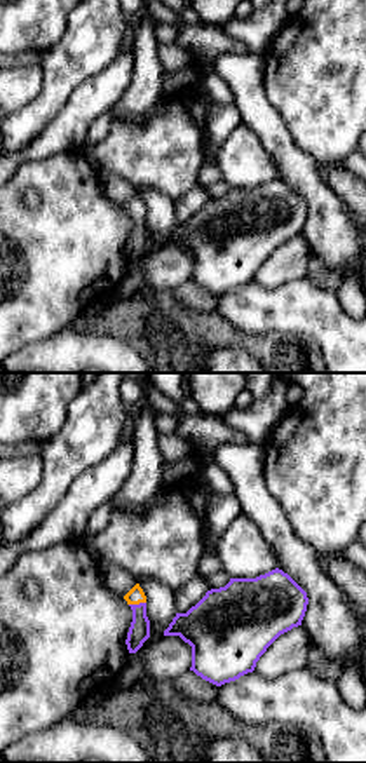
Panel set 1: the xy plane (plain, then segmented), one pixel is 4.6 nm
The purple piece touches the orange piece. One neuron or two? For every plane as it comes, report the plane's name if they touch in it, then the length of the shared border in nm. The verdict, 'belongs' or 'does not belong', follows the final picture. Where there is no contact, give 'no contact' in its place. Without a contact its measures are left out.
meets purple in xy; contact 80 nm long

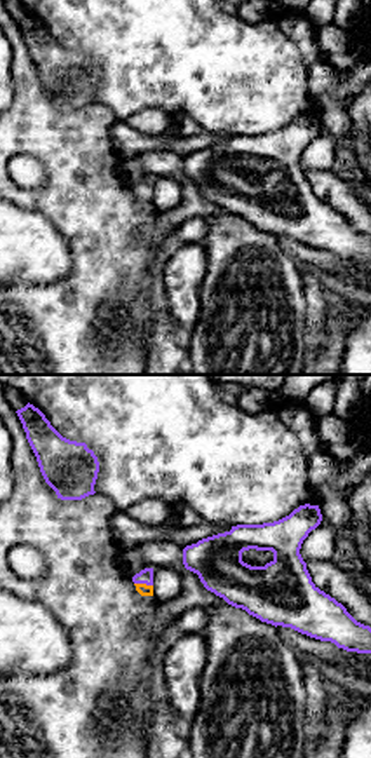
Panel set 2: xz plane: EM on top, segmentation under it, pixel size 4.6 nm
meets purple in xz; contact 90 nm long

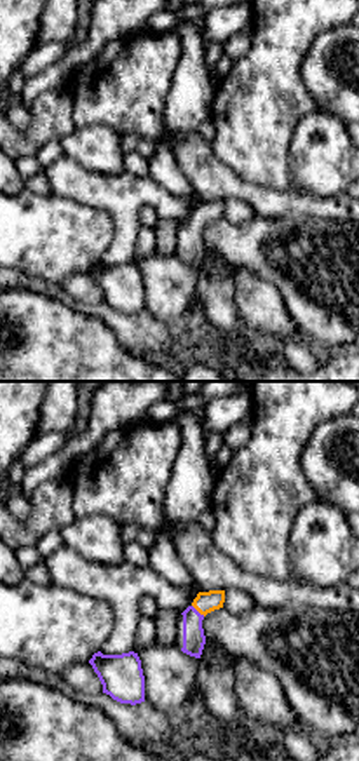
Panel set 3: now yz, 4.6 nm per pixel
meets purple in yz; contact 80 nm long

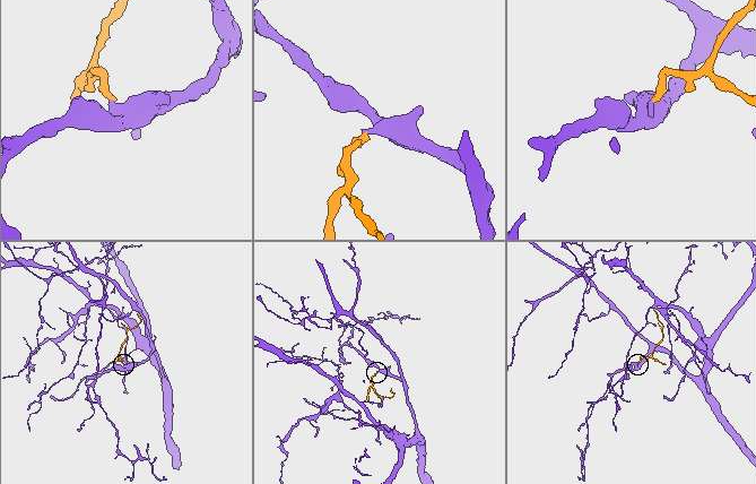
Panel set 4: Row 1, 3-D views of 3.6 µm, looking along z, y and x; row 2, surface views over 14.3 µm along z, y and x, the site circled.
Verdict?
belongs

